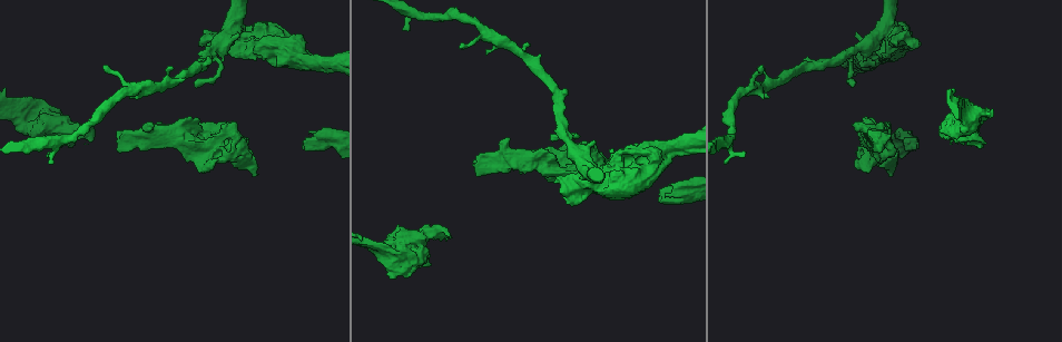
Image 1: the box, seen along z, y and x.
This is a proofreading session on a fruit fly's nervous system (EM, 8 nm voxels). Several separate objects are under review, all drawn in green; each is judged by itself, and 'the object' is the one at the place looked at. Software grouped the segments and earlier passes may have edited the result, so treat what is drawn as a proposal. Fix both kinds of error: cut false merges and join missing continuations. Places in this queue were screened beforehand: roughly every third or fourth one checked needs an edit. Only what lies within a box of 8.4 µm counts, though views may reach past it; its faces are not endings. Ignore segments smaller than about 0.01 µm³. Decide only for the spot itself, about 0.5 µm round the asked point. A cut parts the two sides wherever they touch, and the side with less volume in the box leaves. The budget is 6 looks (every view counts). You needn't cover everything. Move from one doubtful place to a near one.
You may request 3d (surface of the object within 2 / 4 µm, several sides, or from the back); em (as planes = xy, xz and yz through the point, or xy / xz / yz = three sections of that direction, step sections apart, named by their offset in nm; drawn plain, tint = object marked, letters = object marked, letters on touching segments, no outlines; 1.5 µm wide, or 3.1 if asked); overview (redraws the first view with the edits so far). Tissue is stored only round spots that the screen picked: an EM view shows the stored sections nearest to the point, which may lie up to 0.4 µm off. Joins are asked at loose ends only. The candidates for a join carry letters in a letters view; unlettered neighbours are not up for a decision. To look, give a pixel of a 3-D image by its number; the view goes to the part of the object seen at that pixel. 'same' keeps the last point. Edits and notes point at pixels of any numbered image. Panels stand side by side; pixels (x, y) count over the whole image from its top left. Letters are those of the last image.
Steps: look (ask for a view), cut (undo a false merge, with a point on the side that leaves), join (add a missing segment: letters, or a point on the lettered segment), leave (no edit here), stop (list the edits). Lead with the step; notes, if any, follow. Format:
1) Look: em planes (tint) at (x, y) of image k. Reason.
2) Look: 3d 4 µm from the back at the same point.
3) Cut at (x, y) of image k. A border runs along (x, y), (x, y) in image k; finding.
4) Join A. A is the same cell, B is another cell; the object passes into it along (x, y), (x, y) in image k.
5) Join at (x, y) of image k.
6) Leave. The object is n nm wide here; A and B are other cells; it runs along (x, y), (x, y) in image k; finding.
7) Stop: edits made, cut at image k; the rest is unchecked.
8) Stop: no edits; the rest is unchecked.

Look: 3d 4 µm at (387, 246) of image 1. Free end.

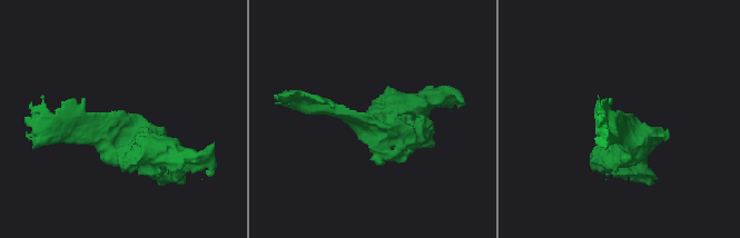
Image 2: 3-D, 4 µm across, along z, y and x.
Look: em planes (letters) at (372, 117) of image 2.

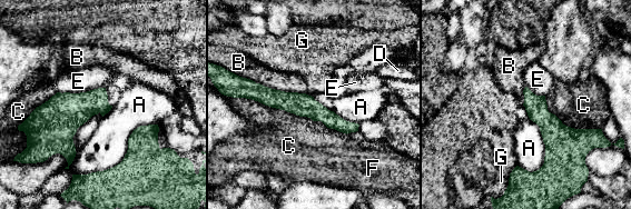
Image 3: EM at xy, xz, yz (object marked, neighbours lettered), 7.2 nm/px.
Leave. A, B, C, D, E, F and G are other cells; it runs along (248, 91), (307, 106), (355, 128) in image 3; none of them fits.

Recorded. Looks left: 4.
Look: 3d 4 µm at (209, 48) of image 1. Thick turns thin.

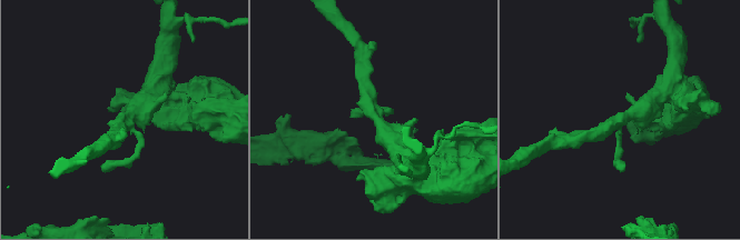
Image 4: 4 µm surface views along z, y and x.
Look: em planes (letters) at (124, 119) of image 4. Shape alone is not enough.

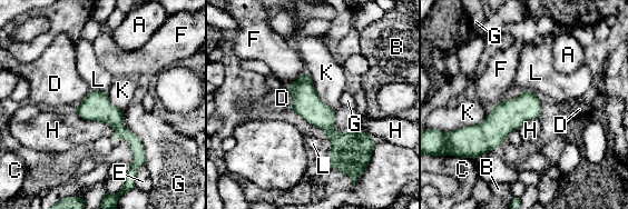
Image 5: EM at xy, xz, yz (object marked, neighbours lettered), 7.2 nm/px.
Leave. The object is 200 nm wide here; A, B, C, D, E, F, G, H, K and L are other cells; it runs along (294, 85), (341, 140), (370, 140) in image 5; one neuron here.

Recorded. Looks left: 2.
Look: em planes (letters) at (658, 200) of image 1. Thick end.

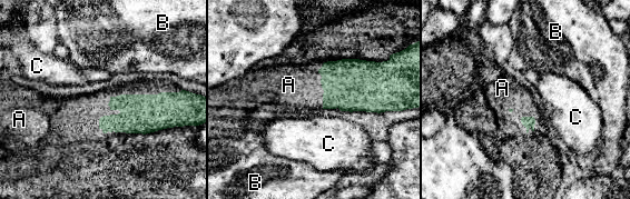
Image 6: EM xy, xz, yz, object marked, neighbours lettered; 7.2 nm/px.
Join A. The longest contact is with A, 90 nm; A is the same cell, B and C are other cells; it goes on there.

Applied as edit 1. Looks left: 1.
Stop: edits made, join at image 6; the rest is unchecked.

